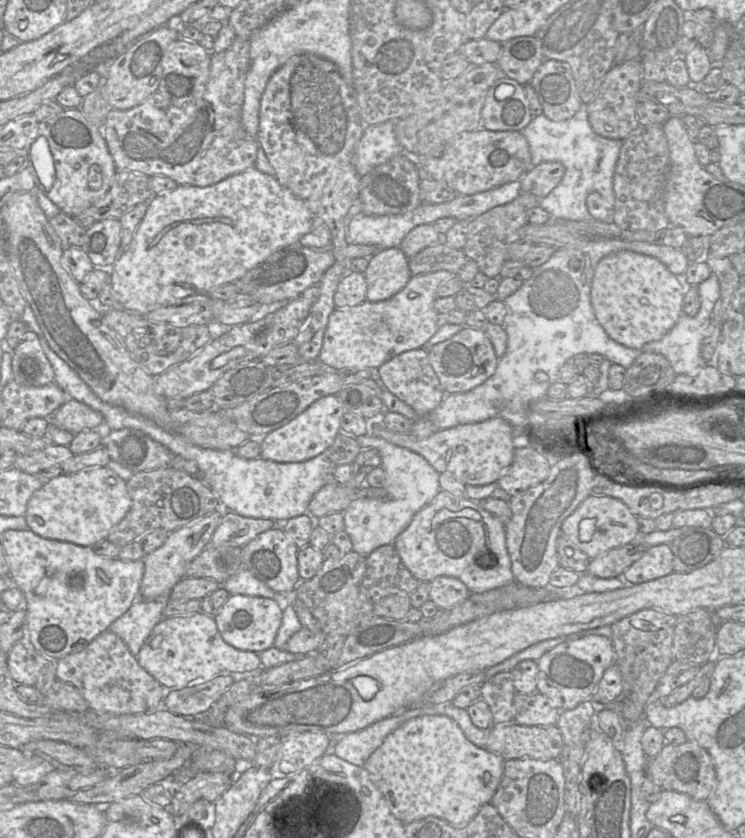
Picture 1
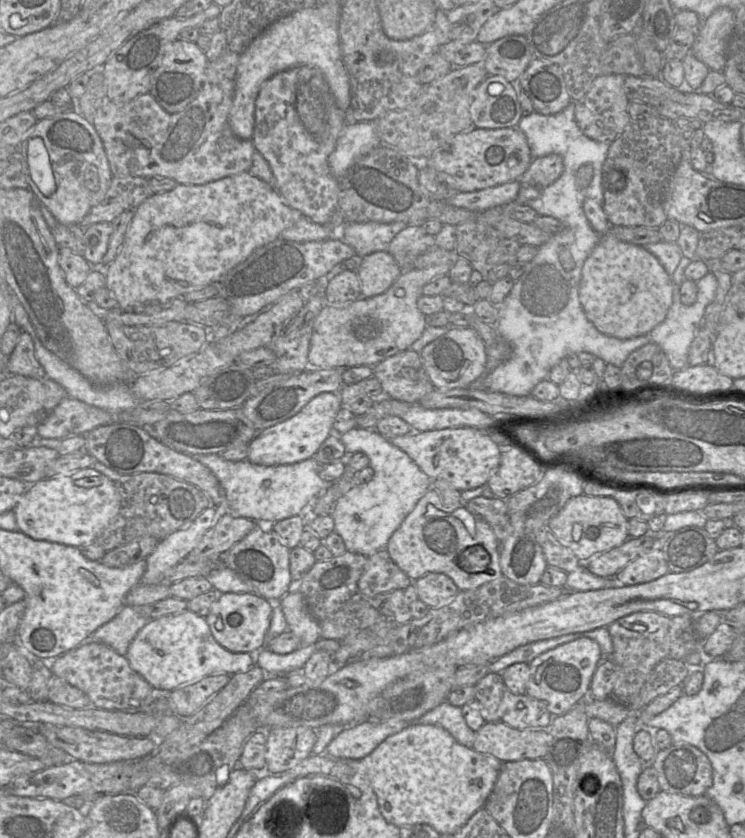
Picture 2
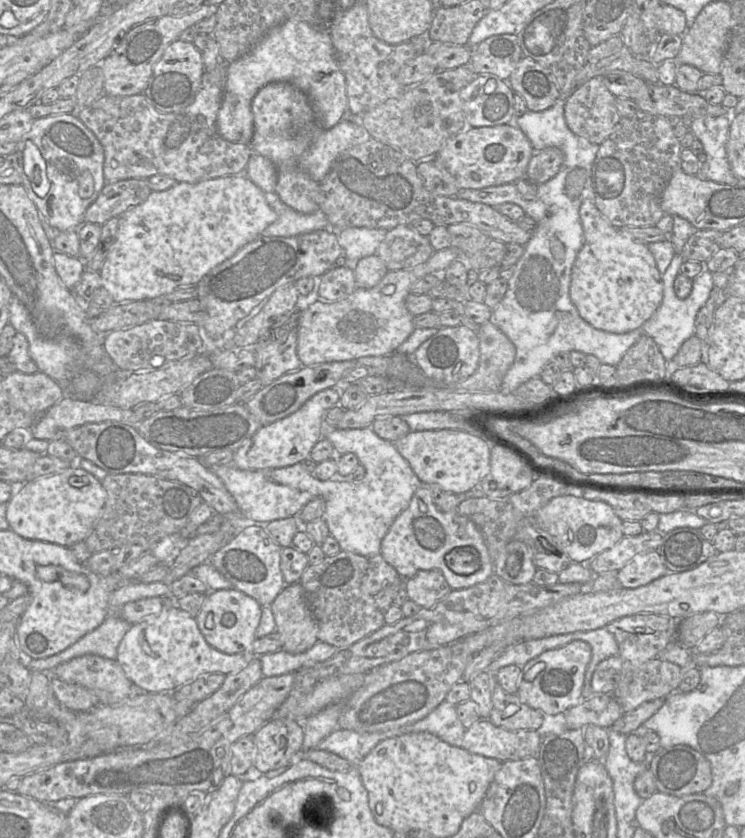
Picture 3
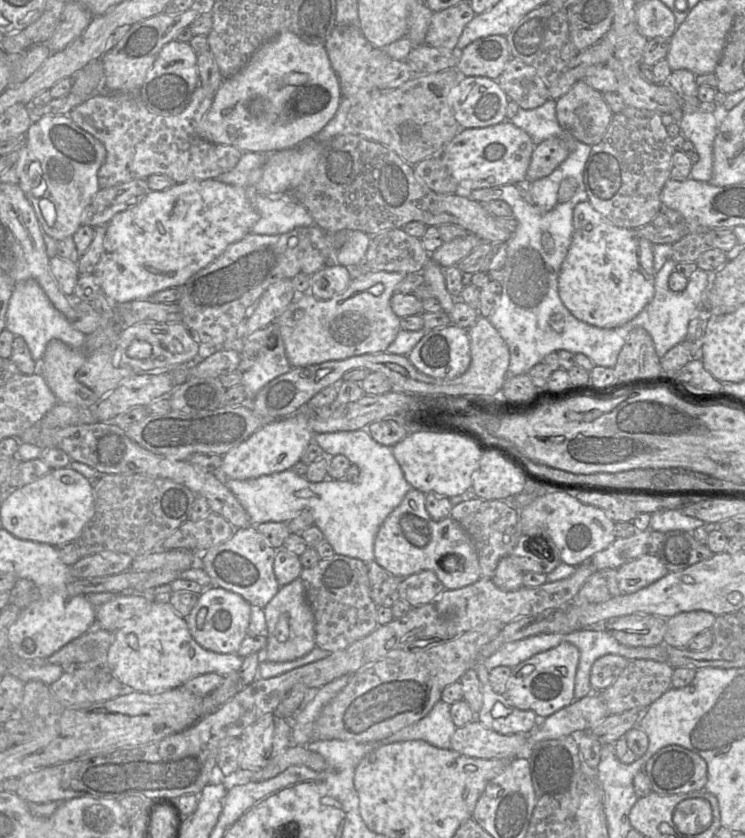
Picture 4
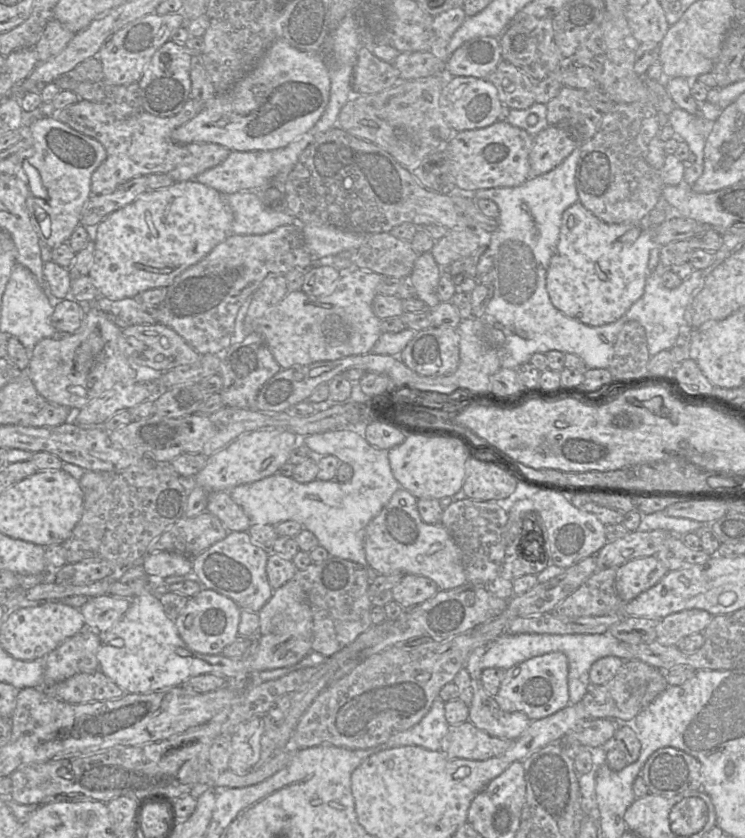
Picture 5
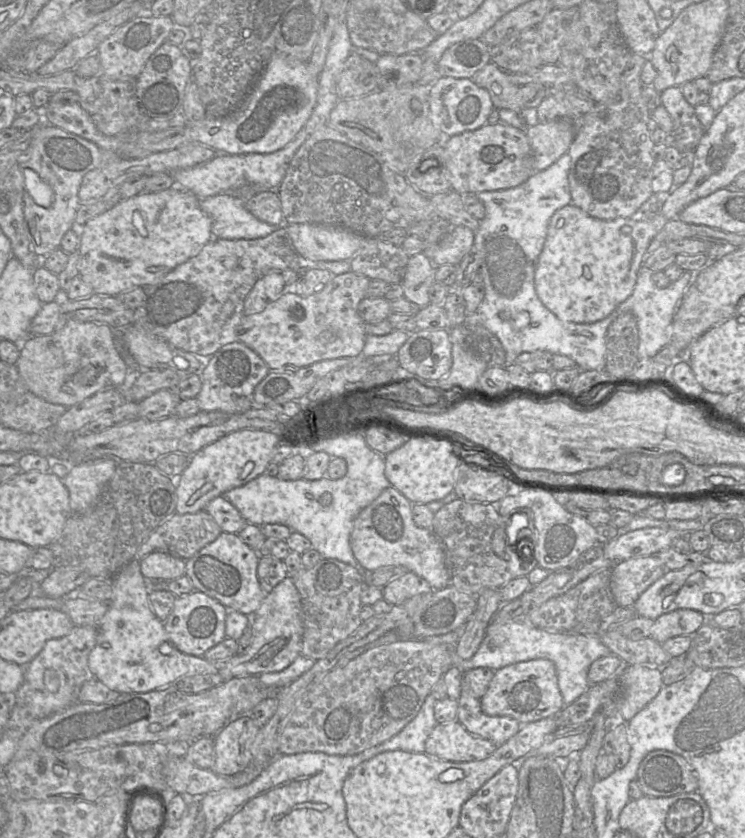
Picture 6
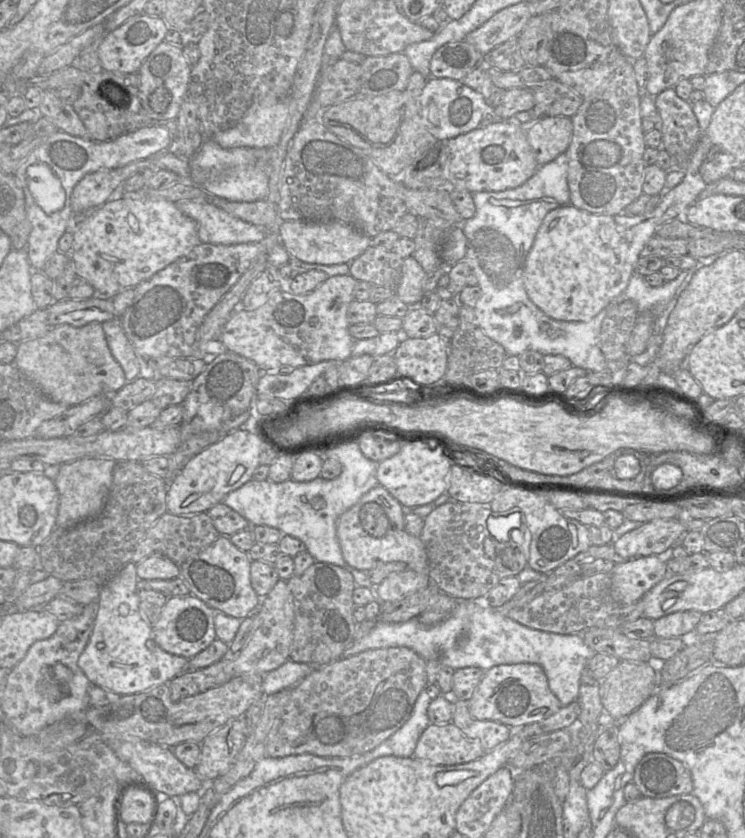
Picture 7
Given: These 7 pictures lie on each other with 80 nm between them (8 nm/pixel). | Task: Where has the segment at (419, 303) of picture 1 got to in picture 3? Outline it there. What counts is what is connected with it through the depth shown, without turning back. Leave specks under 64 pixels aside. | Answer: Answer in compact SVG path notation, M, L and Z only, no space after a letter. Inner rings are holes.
M448 247L434 251L433 255L424 263L404 270L388 271L381 281L373 288L356 290L344 299L324 303L316 301L303 309L298 318L297 355L302 366L313 366L328 362L340 362L358 359L366 356L386 356L396 352L397 348L414 331L413 315L405 306L405 298L410 294L410 286L419 278L429 274L441 274L454 261L461 258L461 252L455 247ZM387 285L394 285L395 291L391 295L383 294L382 289Z

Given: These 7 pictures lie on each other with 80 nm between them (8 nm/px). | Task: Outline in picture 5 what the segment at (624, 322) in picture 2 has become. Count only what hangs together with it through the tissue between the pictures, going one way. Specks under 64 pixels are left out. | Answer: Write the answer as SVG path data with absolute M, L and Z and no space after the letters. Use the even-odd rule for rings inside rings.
M579 201L562 214L558 243L546 273L546 290L553 306L565 316L589 326L617 321L643 295L649 253L653 247L650 229L639 224L607 224Z

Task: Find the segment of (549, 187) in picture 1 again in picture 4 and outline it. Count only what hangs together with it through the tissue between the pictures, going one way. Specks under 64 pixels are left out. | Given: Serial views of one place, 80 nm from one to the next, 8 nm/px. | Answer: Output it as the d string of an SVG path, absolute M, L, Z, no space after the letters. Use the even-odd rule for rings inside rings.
M551 137L534 146L527 169L529 181L550 175L569 155L568 144L557 137Z

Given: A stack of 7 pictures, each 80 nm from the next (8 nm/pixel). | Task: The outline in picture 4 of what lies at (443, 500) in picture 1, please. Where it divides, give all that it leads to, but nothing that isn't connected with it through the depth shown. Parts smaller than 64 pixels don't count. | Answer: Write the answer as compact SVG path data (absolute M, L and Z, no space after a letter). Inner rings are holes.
M411 489L387 516L375 537L374 561L392 576L401 578L430 570L446 590L456 590L474 584L481 579L481 570L473 542L450 516L439 521L433 520L426 511L425 497L423 492ZM451 554L462 560L462 568L454 572L443 568L446 557Z

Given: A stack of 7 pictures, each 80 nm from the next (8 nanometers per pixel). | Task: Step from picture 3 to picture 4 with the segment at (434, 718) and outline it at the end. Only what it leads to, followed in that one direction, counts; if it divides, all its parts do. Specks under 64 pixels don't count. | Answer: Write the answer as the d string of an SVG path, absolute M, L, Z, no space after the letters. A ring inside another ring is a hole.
M440 700L420 721L379 740L380 746L395 742L424 740L437 748L450 749L451 737L456 728L451 719L450 705Z

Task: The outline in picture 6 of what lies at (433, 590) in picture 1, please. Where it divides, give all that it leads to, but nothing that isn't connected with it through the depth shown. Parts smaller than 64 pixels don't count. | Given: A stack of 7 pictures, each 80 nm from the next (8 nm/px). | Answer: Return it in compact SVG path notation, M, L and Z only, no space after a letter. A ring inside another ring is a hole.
M408 571L388 582L382 590L383 600L399 605L415 595L430 593L433 588L424 578Z

